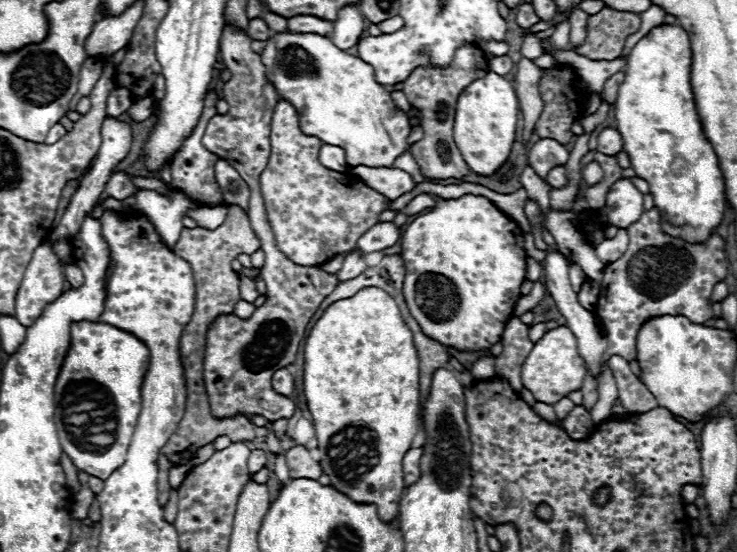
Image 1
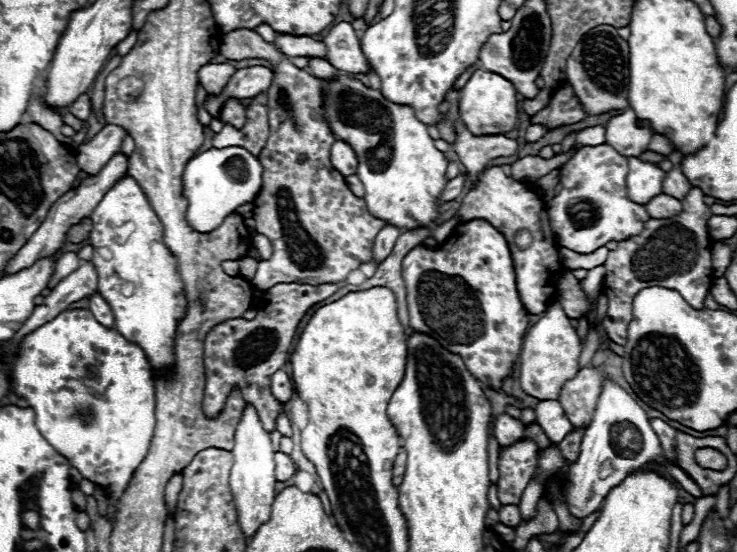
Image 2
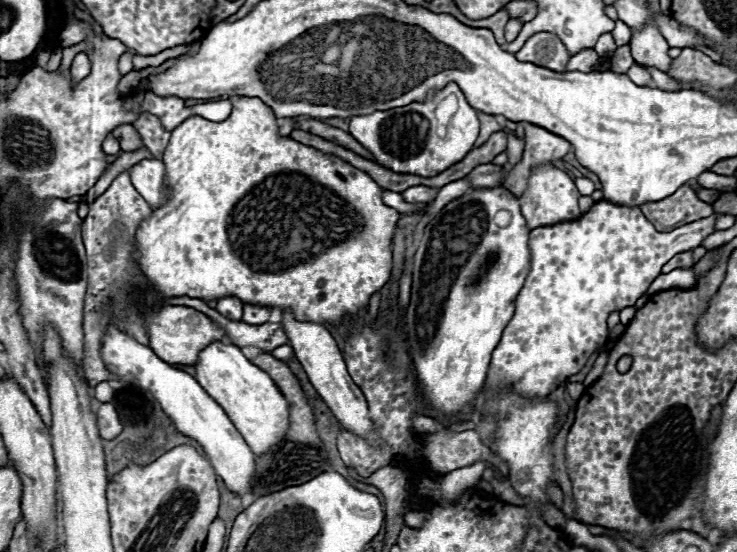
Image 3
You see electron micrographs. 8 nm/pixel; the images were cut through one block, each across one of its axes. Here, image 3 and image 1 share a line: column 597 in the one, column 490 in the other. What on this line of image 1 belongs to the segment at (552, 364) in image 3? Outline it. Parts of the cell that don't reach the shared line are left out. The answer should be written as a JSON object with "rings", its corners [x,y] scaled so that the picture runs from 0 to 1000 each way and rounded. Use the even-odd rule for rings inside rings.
{"rings":[[[632,351],[621,362],[589,355],[589,362],[592,377],[567,391],[545,424],[545,471],[551,486],[548,540],[554,562],[586,616],[624,638],[662,638],[681,616],[697,551],[706,540],[706,518],[714,507],[711,420],[657,355]]]}

